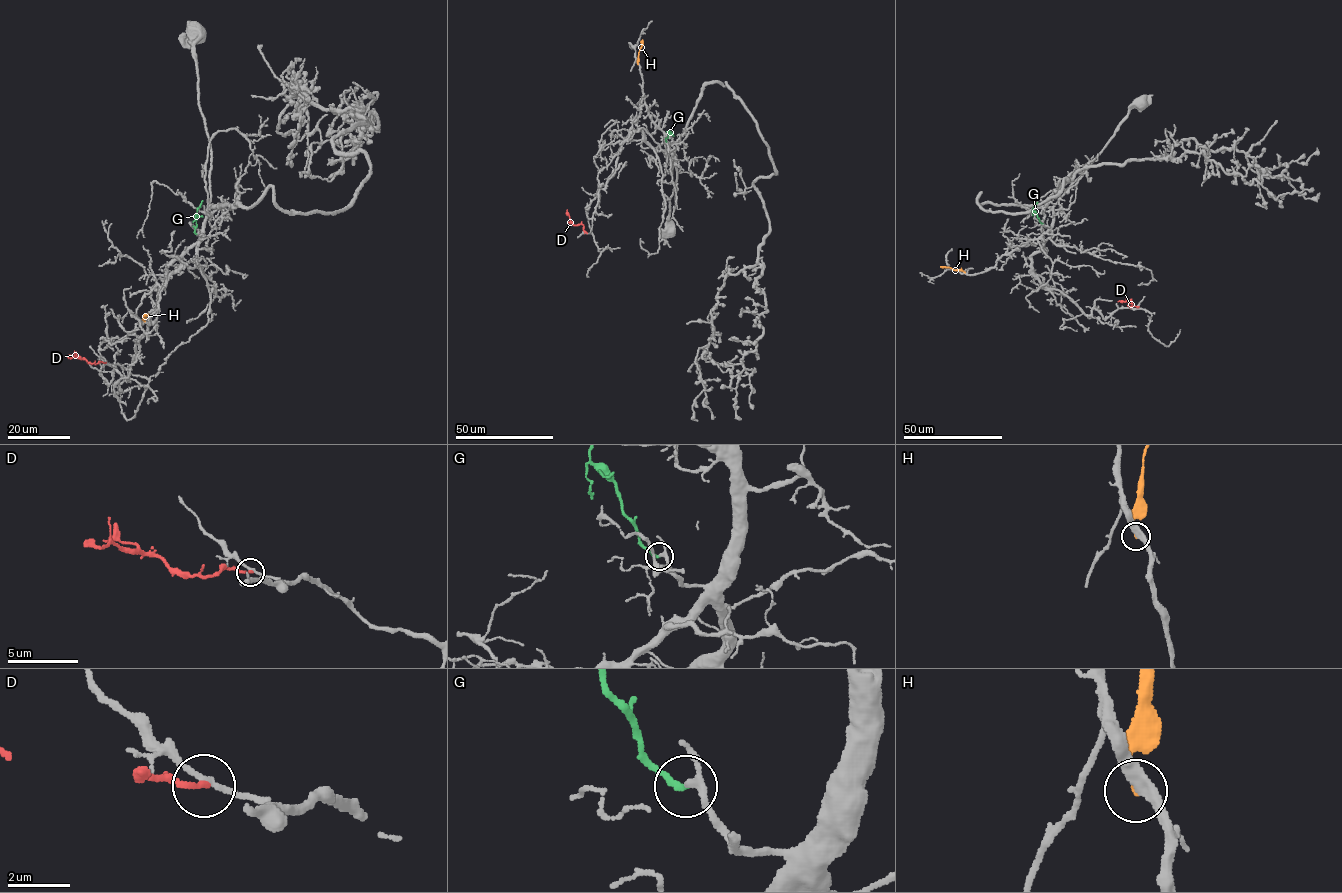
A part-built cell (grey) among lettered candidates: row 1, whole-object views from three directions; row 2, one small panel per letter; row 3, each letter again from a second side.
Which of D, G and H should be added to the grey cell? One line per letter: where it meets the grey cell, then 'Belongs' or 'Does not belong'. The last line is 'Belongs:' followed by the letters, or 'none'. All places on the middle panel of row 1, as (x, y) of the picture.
D: Touches grey at (586, 233). Does not belong
G: Touches grey at (666, 141). Belongs
H: Touches grey at (638, 64). Does not belong
Belongs: G

